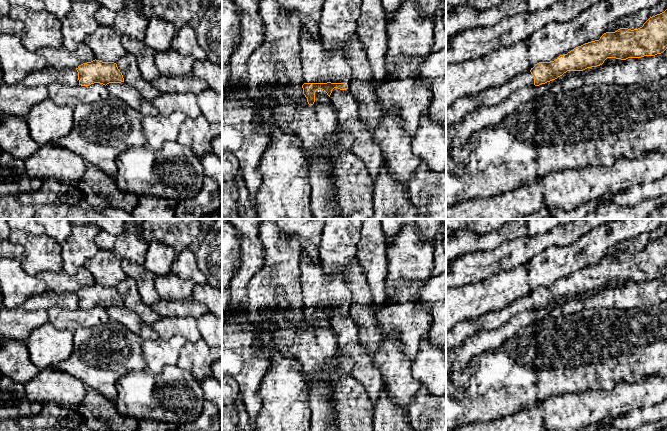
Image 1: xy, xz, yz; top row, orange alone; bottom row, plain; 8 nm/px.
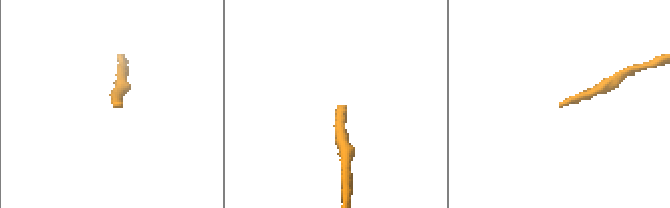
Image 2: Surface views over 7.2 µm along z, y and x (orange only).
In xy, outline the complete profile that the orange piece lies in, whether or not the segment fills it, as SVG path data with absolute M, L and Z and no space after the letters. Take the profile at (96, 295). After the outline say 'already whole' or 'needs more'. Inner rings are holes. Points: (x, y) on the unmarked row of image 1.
M93 284L83 287L76 292L79 309L89 310L94 307L107 309L109 307L124 306L122 297L114 286Z; already whole

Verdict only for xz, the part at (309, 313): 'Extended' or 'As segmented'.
Extended

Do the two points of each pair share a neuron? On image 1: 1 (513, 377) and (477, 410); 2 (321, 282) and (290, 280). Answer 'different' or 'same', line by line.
1: same
2: different

